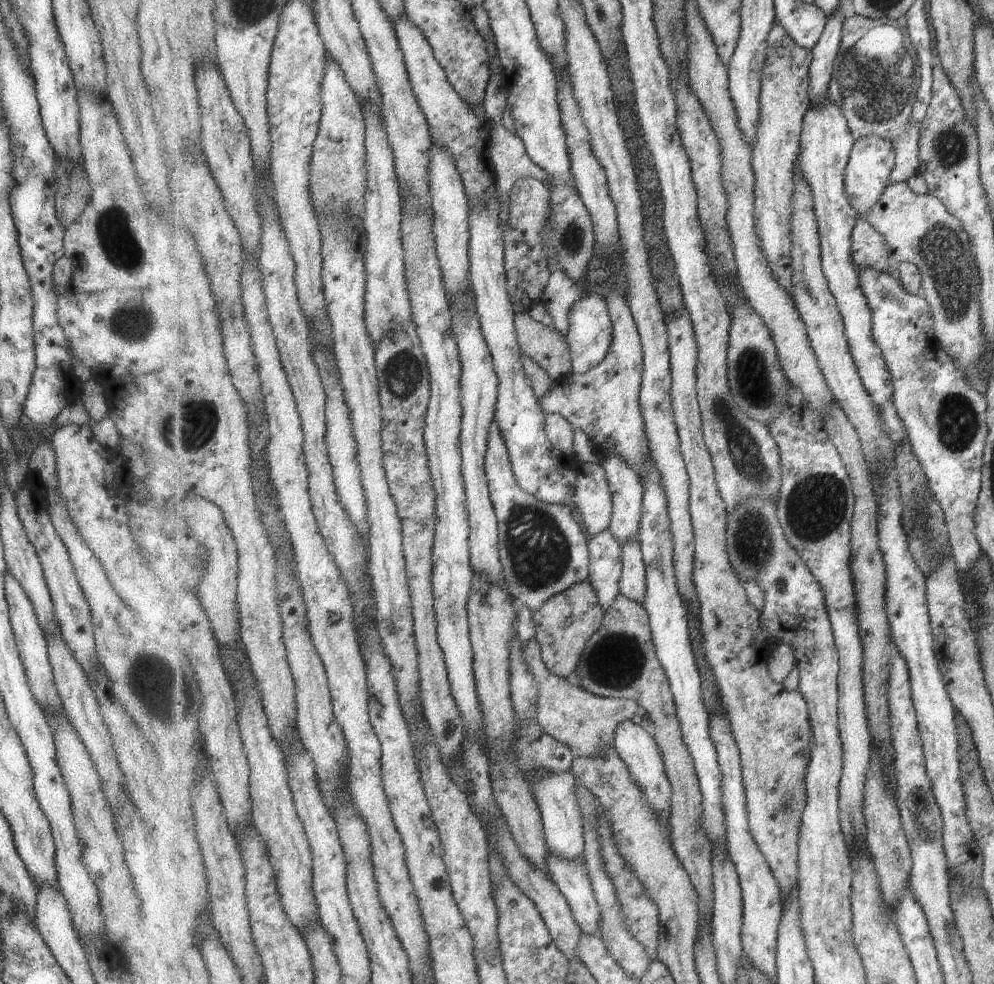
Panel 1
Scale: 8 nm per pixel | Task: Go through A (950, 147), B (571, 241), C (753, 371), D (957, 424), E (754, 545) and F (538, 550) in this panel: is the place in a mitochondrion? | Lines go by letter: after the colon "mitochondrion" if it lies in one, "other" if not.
A: mitochondrion
B: mitochondrion
C: mitochondrion
D: mitochondrion
E: mitochondrion
F: mitochondrion

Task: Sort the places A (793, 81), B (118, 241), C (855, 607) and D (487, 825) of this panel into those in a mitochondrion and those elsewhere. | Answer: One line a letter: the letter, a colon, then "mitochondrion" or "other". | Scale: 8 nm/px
A: other
B: mitochondrion
C: other
D: other

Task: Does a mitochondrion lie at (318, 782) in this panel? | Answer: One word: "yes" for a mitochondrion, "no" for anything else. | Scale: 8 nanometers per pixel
no

